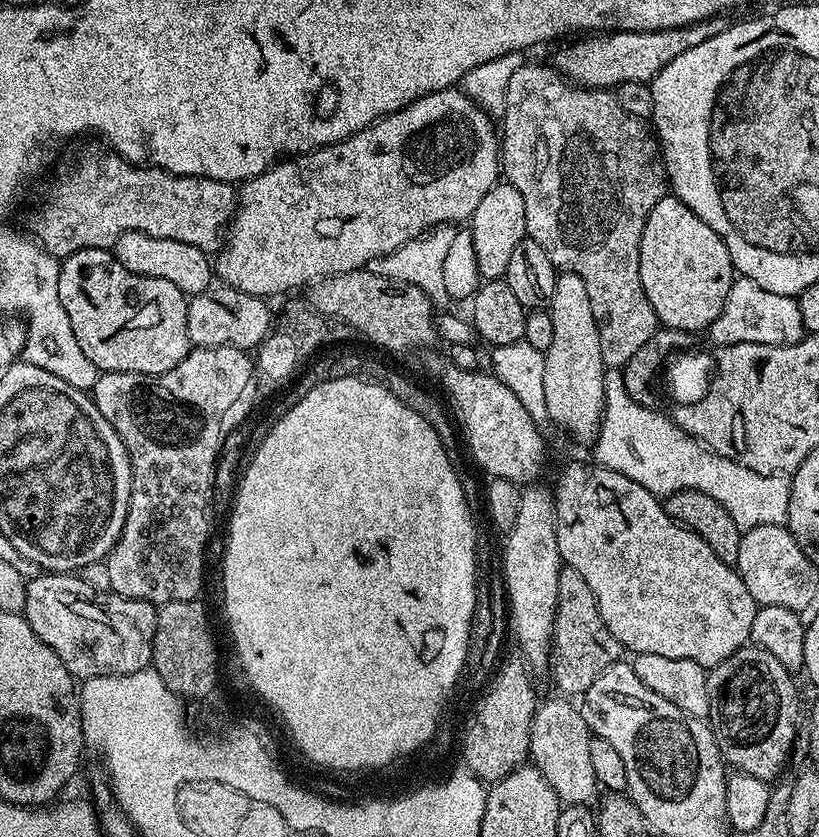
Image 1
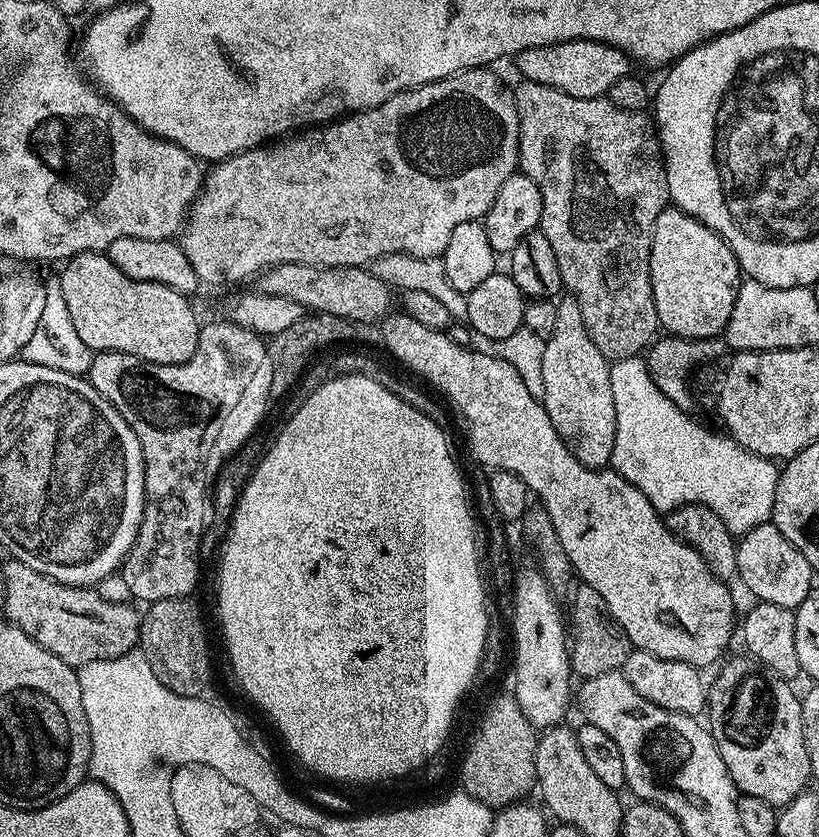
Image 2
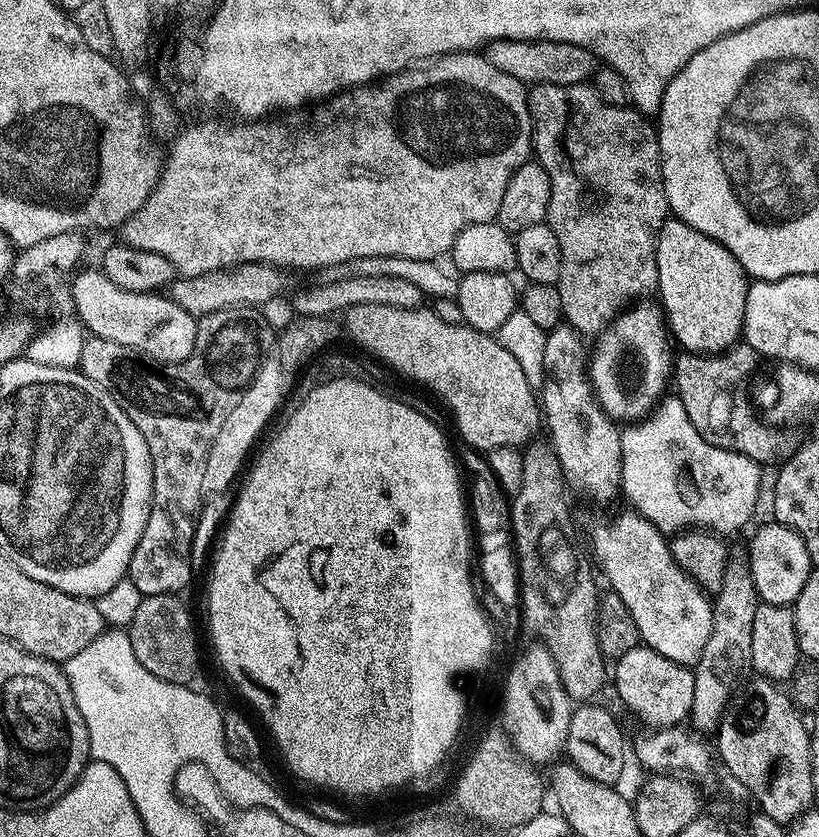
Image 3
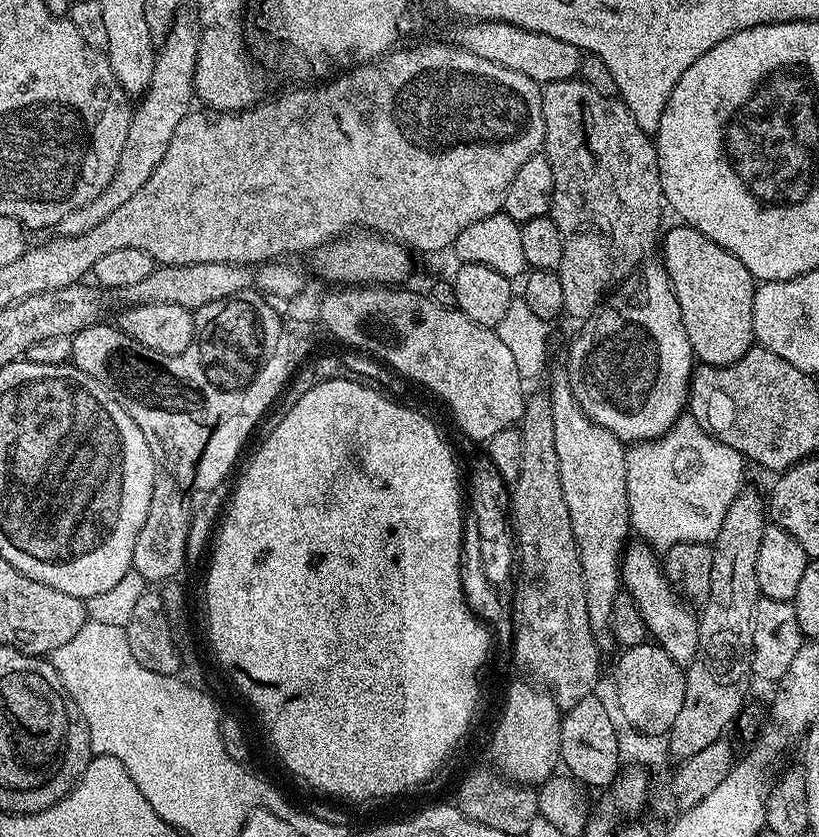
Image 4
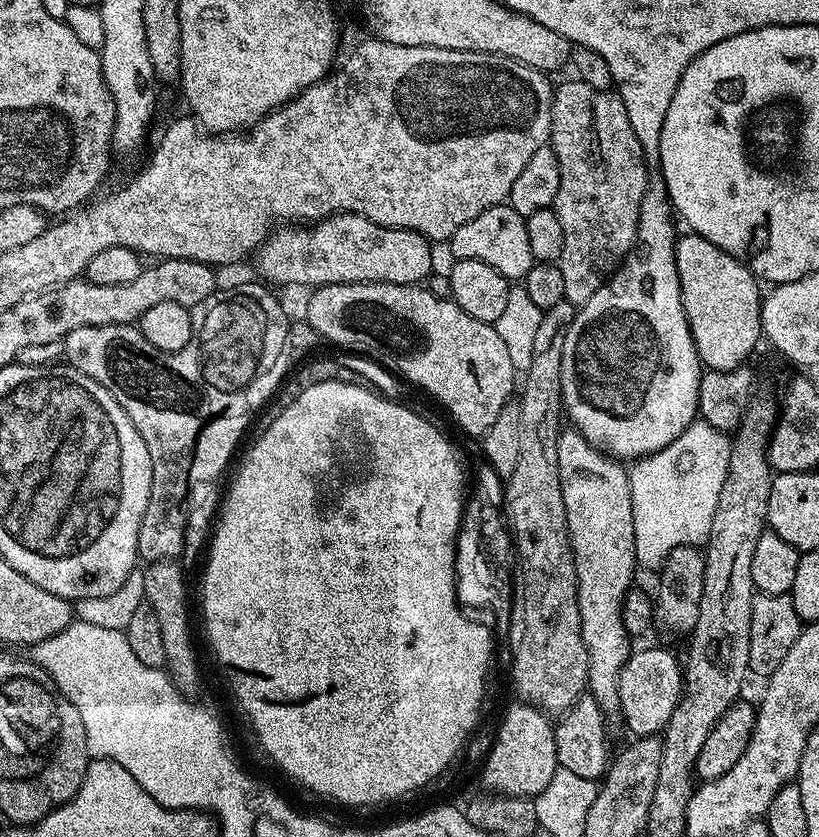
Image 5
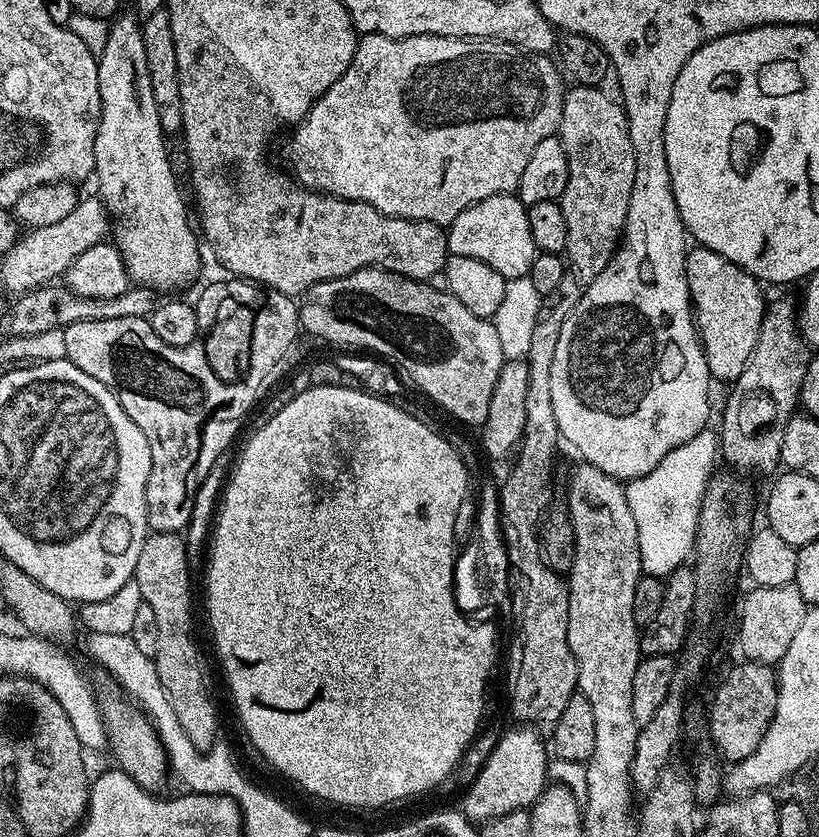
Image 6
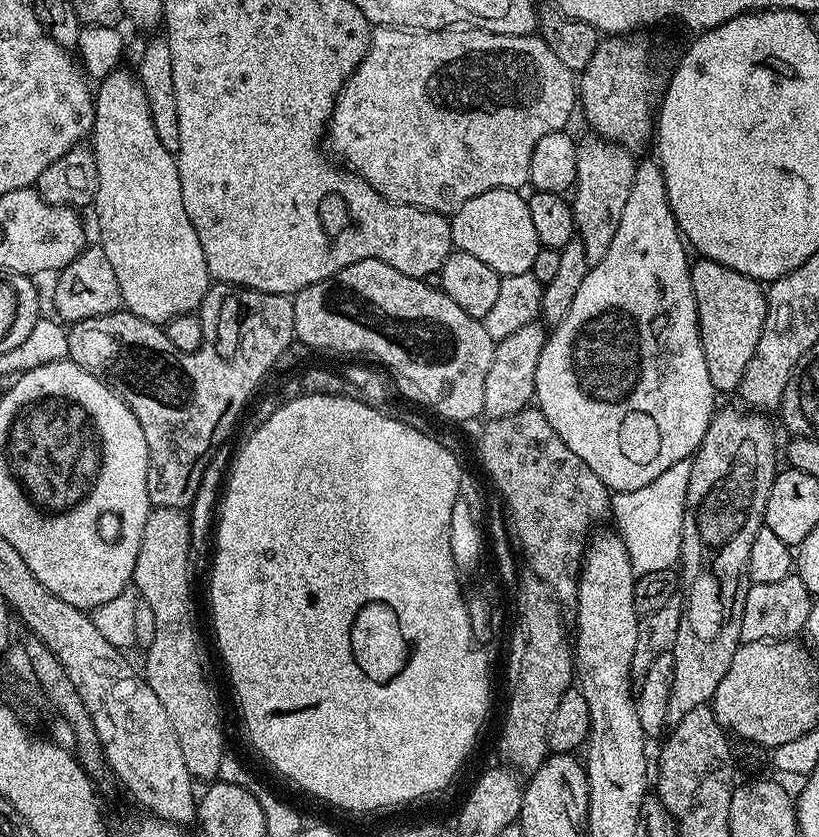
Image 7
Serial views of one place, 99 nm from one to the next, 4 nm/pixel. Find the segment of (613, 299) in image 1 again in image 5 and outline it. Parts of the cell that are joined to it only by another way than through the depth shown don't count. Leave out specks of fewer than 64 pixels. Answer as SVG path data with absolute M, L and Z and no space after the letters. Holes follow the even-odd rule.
M579 78L557 83L552 93L552 134L550 143L560 163L558 194L552 208L562 222L562 254L558 265L565 283L564 299L574 305L584 304L605 280L620 267L624 257L636 245L638 210L648 189L648 163L644 161L642 142L630 126L626 106L615 91L594 90Z

